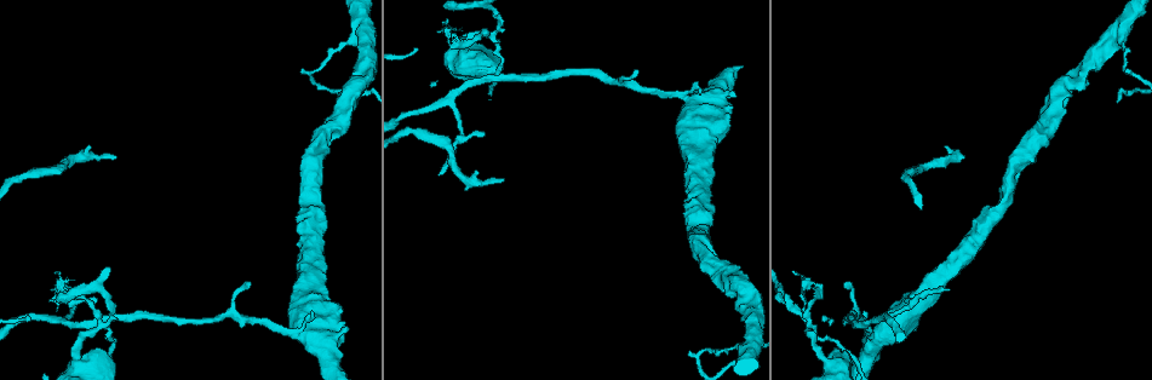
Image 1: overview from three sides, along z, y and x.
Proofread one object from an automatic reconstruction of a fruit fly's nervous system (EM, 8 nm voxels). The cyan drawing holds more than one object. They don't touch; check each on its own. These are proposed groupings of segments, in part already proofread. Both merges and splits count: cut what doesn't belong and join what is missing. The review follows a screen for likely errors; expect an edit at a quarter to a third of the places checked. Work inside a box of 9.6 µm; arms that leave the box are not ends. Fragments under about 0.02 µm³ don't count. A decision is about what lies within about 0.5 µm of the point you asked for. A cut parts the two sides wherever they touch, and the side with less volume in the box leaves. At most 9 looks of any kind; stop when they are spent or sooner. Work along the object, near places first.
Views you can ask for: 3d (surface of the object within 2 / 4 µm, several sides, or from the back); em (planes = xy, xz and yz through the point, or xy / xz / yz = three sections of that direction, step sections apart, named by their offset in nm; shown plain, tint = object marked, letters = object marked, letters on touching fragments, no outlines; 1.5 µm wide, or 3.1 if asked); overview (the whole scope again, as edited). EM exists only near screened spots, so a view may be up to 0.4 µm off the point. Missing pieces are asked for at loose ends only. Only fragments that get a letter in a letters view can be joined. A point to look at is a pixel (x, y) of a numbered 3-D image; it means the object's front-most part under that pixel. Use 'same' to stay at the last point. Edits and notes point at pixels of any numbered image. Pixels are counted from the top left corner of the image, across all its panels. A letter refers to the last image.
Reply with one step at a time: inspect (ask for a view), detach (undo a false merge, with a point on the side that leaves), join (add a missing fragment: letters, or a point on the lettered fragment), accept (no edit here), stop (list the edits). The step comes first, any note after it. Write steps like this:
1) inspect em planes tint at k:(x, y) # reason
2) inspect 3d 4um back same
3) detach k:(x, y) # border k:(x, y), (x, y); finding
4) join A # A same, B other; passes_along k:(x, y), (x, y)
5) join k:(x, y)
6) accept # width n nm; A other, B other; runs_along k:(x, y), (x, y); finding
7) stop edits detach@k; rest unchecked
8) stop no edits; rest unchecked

inspect em planes letters at 1:(97, 301) # thin end

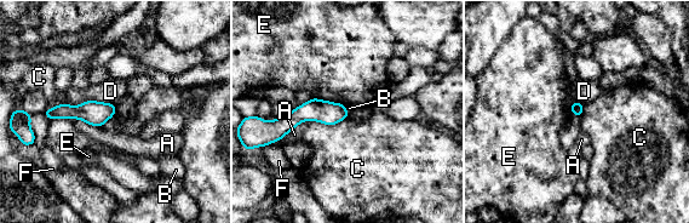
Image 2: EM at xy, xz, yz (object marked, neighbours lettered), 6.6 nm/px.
accept # longest_contact C 280 nm; A other, B other, C other, D other, E other, F other; runs_along 2:(344, 114), (302, 113), (275, 123); none of them fits

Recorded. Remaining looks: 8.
inspect 3d 4um at 1:(488, 36) # a fork

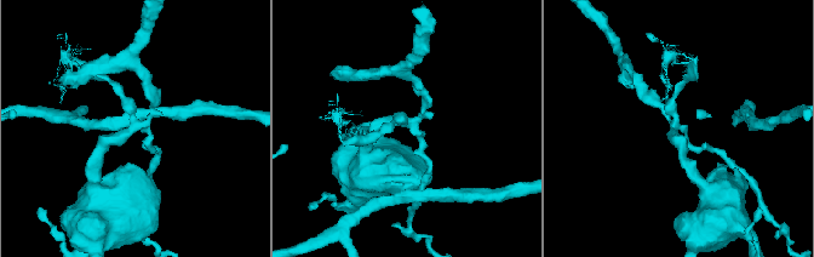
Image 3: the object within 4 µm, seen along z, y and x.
inspect em planes letters at 3:(672, 127)

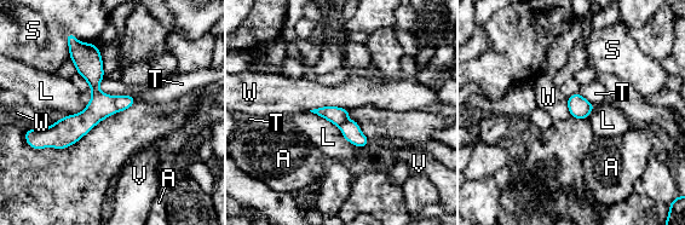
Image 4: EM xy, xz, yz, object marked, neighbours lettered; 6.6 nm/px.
detach 4:(124, 102) # width 130 nm; A other, L other, S other, T other, V other, W other; border 4:(114, 98), (117, 110); two cells meet here

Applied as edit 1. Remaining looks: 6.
inspect overview

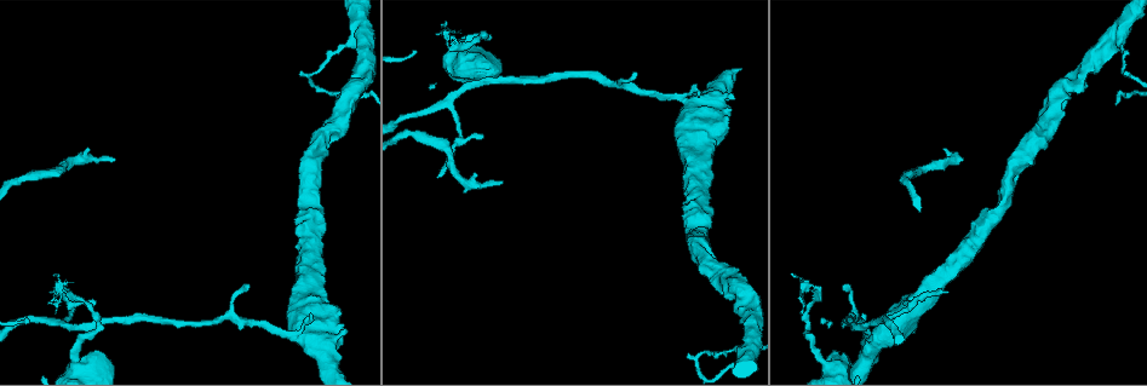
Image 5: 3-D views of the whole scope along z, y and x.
inspect 3d 2um at 5:(862, 313) # free end

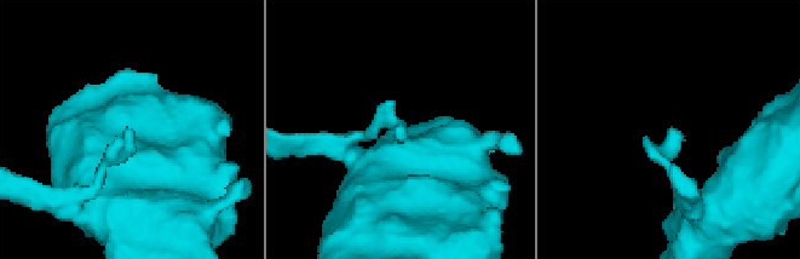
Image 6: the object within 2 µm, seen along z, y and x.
inspect em planes letters at 6:(400, 130)

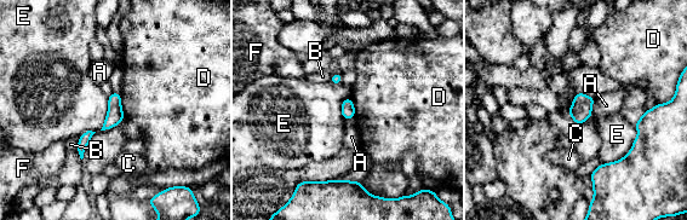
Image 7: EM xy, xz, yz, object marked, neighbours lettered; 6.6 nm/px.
accept # A other, B other, C other, D other, E other, F other; border 7:(120, 94), (120, 106), (125, 117); no lettered fragment goes on from it

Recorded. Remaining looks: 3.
inspect 3d 2um at 5:(502, 183) # an open end

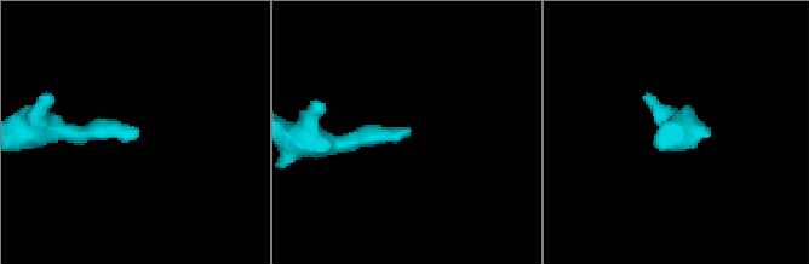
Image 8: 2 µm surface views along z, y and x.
inspect em xy step 8 letters at 8:(407, 127)

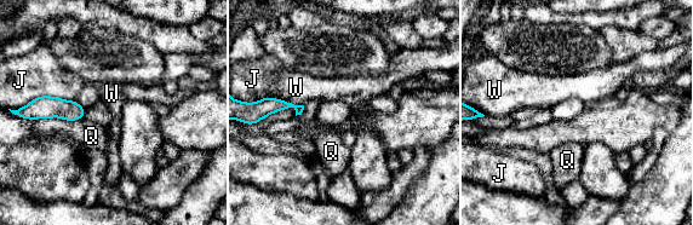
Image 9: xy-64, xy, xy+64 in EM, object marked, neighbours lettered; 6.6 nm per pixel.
inspect em planes letters same # cut it another way

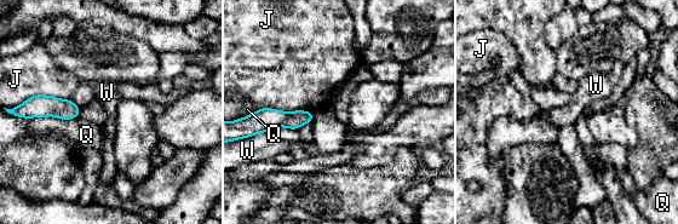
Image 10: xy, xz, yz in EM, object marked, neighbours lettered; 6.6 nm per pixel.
accept # J other, Q other, W other; border 10:(70, 99), (33, 95), (4, 108); none of them fits

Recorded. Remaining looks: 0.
stop edits detach@4; rest unchecked

